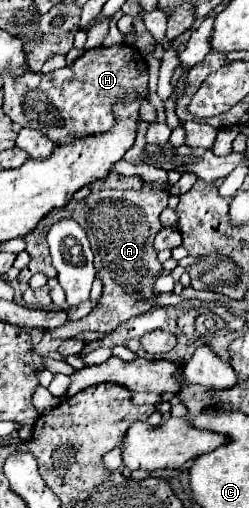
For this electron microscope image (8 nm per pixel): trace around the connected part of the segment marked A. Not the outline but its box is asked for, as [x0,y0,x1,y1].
[18,184,212,338]

